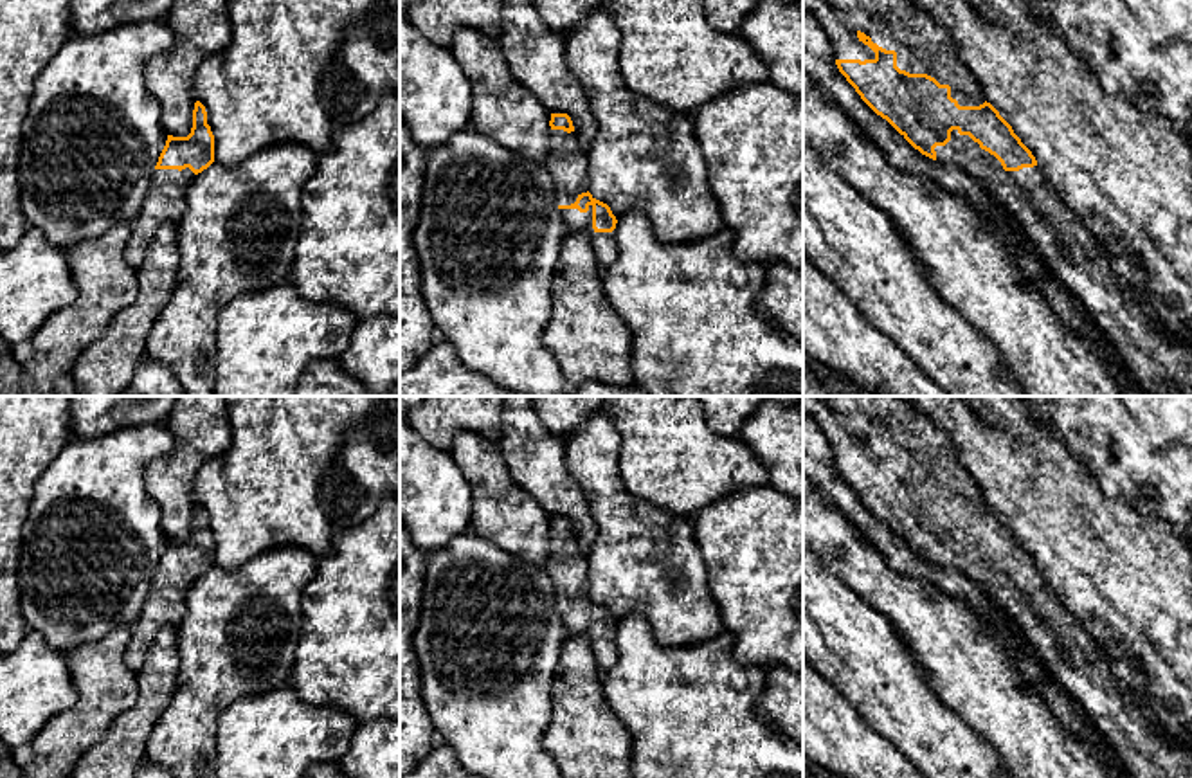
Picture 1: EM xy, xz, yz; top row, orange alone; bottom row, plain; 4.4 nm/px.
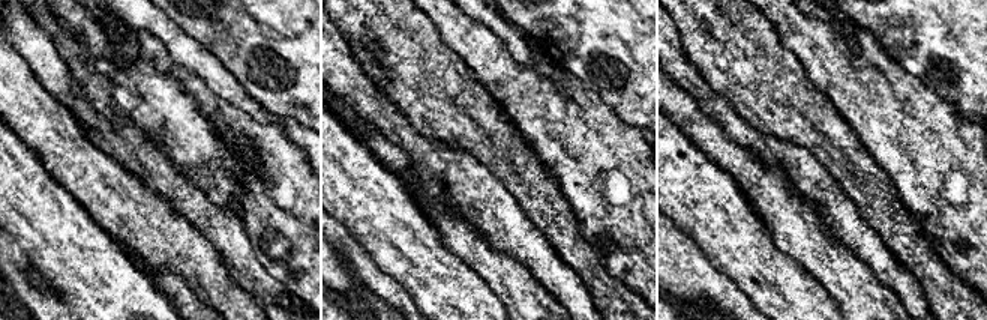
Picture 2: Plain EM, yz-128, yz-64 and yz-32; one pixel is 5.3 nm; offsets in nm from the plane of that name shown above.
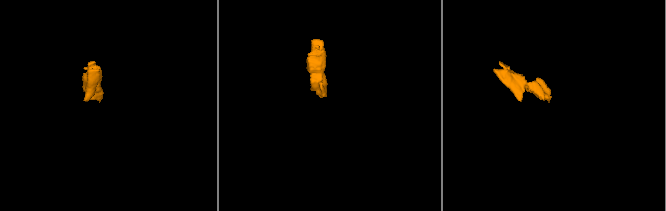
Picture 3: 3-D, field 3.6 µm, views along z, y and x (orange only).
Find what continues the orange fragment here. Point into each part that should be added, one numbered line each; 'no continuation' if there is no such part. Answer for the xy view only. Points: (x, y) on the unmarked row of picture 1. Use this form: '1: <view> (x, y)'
1: xy (164, 607)

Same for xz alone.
1: xz (604, 647)

